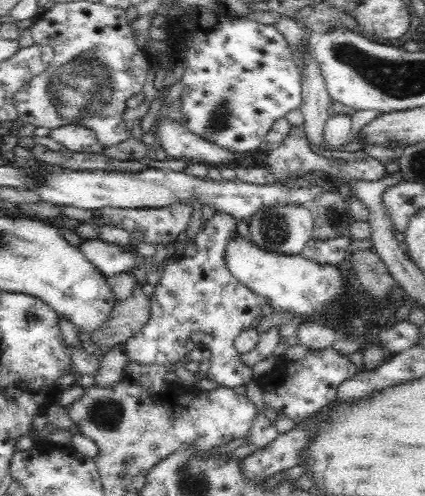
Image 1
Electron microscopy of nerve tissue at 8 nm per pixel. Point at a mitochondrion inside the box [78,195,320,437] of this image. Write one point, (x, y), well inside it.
(107, 414)

